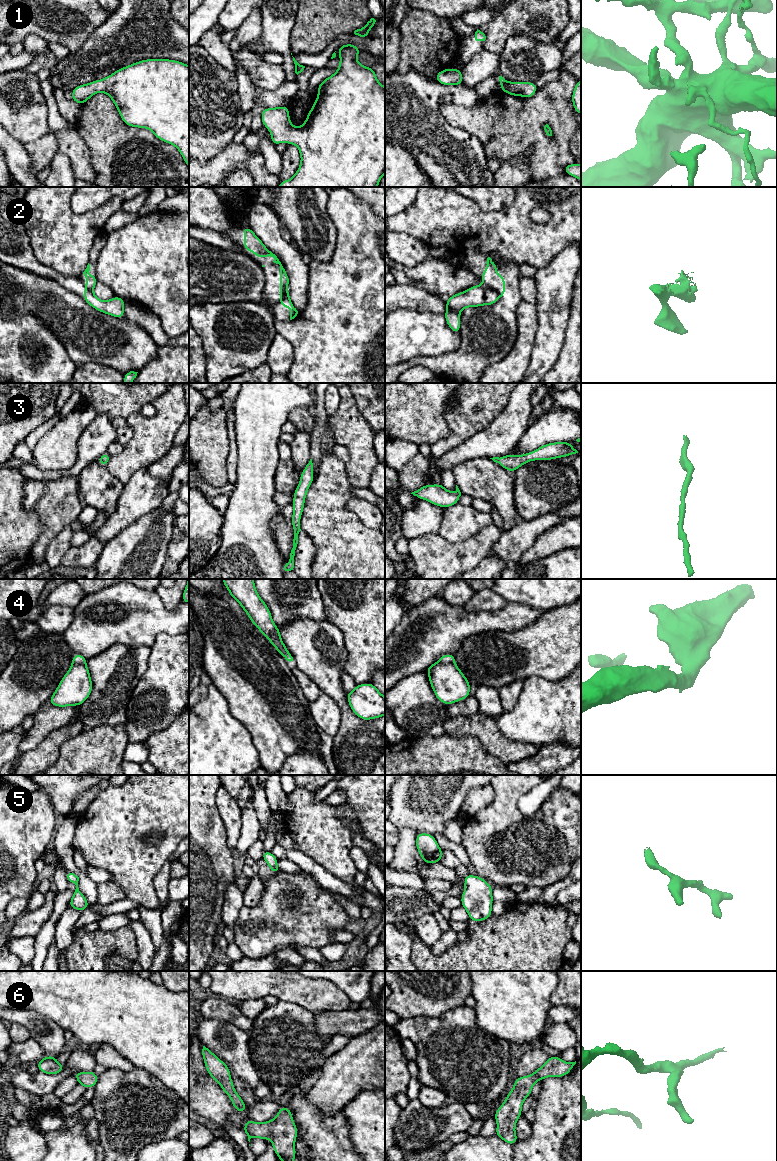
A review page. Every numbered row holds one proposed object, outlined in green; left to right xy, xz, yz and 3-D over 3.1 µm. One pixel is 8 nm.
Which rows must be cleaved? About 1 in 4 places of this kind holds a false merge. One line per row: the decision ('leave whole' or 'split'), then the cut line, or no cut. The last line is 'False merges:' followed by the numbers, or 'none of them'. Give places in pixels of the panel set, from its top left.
1: leave whole; cut none
2: split; cut yz (487, 285), (493, 288), (499, 295)
3: leave whole; cut none
4: split; cut yz (439, 661), (442, 663), (453, 663)
5: leave whole; cut none
6: leave whole; cut none
False merges: 2, 4

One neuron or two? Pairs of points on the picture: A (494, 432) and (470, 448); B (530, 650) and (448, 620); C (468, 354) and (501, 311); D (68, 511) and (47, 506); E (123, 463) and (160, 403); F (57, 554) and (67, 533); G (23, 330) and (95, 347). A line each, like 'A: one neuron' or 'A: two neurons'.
A: one neuron
B: two neurons
C: one neuron
D: one neuron
E: one neuron
F: one neuron
G: two neurons

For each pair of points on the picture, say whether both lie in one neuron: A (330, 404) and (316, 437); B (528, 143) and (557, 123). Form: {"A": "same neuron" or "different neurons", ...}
{"A": "different neurons", "B": "same neuron"}

